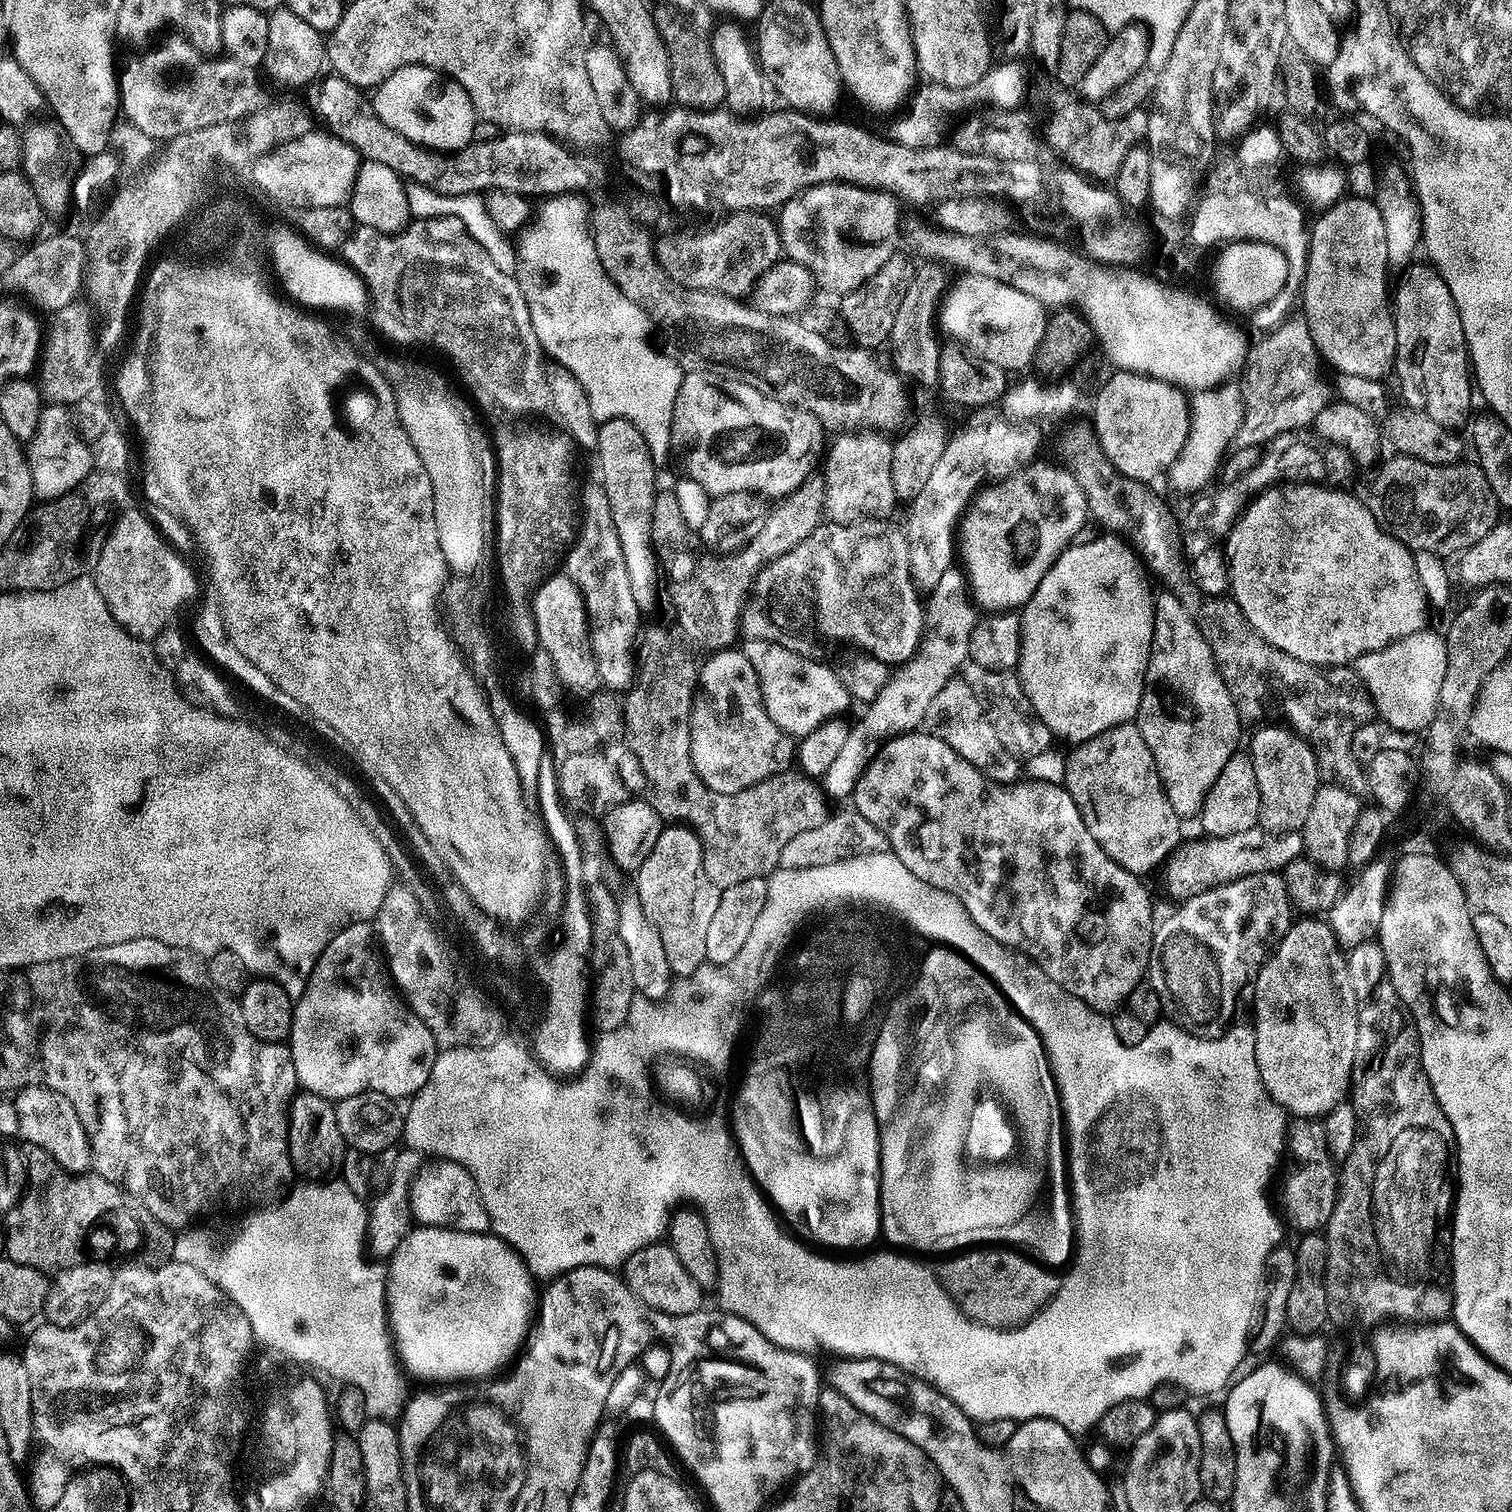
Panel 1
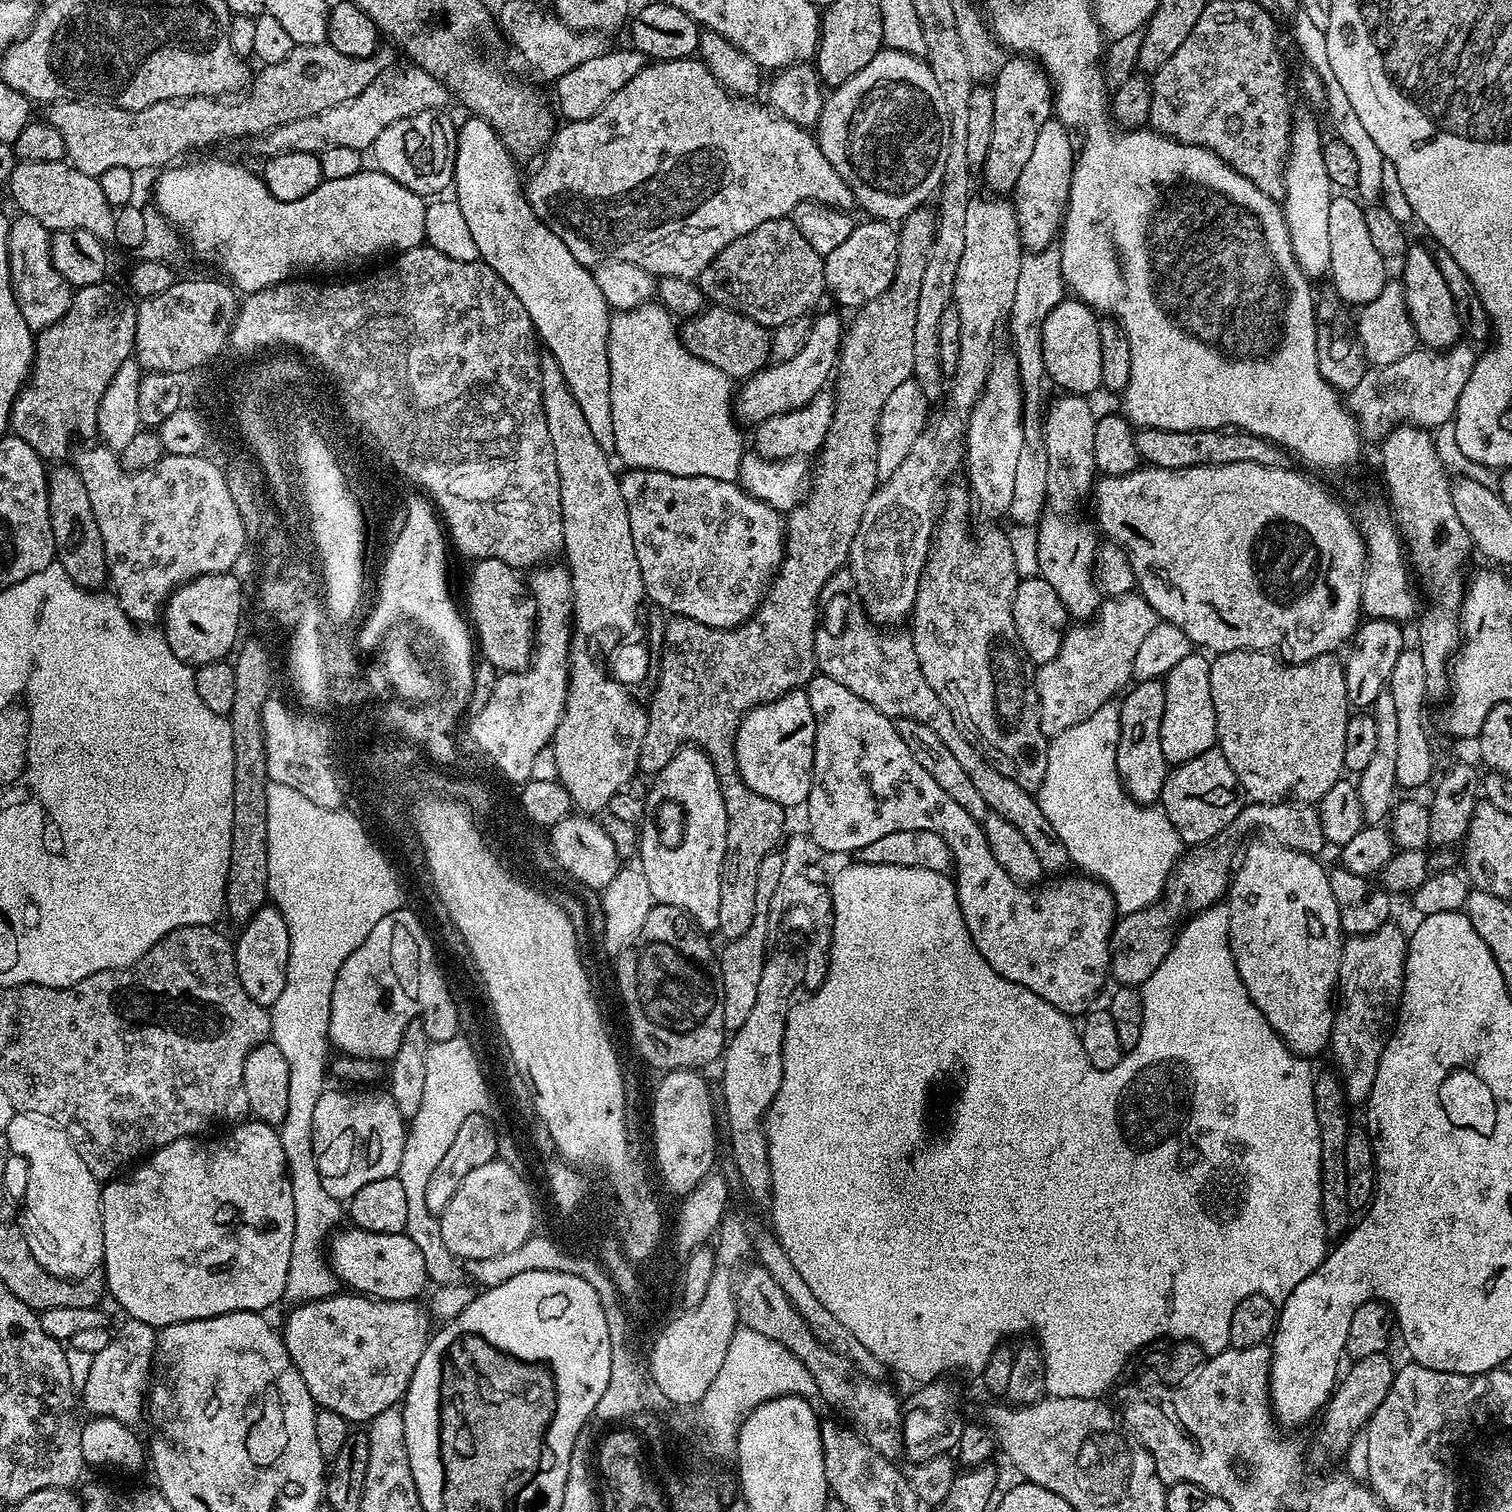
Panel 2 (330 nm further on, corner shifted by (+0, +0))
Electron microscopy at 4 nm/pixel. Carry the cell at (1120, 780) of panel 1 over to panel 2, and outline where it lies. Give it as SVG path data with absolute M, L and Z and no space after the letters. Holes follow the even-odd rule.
M1163 679L1141 680L1123 693L1120 705L1120 737L1116 751L1116 769L1120 782L1133 800L1145 806L1159 801L1170 765L1162 754L1162 710L1166 706Z

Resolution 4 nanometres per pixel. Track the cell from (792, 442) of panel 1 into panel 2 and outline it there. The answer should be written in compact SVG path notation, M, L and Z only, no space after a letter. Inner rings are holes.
M824 312L820 317L815 317L806 346L802 346L802 350L798 350L794 358L773 363L753 373L739 385L734 396L734 408L739 419L745 425L748 423L749 426L755 426L763 420L769 420L771 416L800 408L812 401L827 385L824 383L827 380L829 383L837 367L840 341L845 331L845 321L840 321L836 312Z

